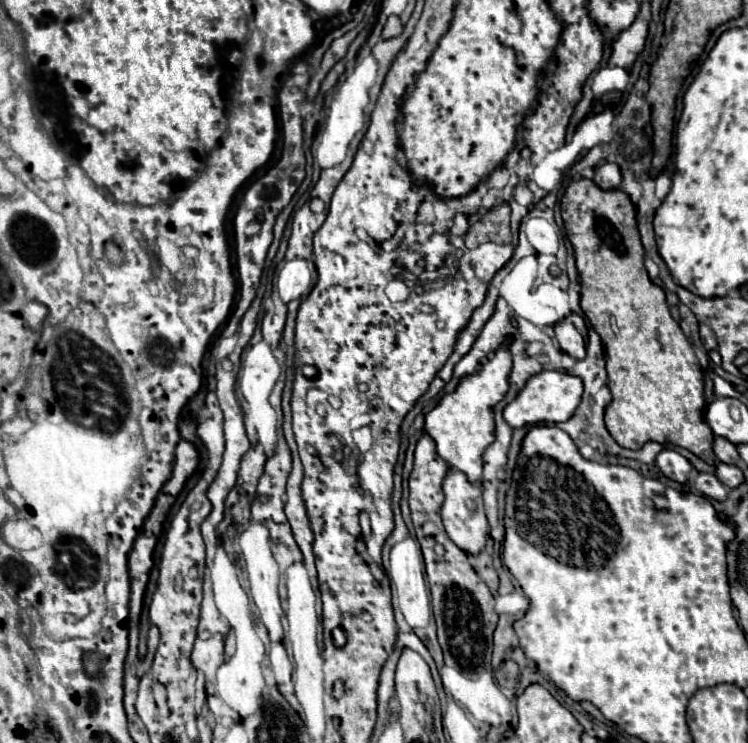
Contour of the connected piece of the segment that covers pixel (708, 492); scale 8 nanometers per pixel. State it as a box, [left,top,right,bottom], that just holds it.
[695,472,729,502]

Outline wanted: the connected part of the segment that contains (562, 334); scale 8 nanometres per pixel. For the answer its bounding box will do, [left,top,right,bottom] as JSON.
[555,318,585,360]

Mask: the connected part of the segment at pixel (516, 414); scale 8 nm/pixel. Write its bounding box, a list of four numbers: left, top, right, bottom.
[503,370,583,428]

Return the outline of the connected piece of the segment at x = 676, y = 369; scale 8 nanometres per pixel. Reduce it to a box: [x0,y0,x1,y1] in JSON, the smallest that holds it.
[561,178,715,466]

